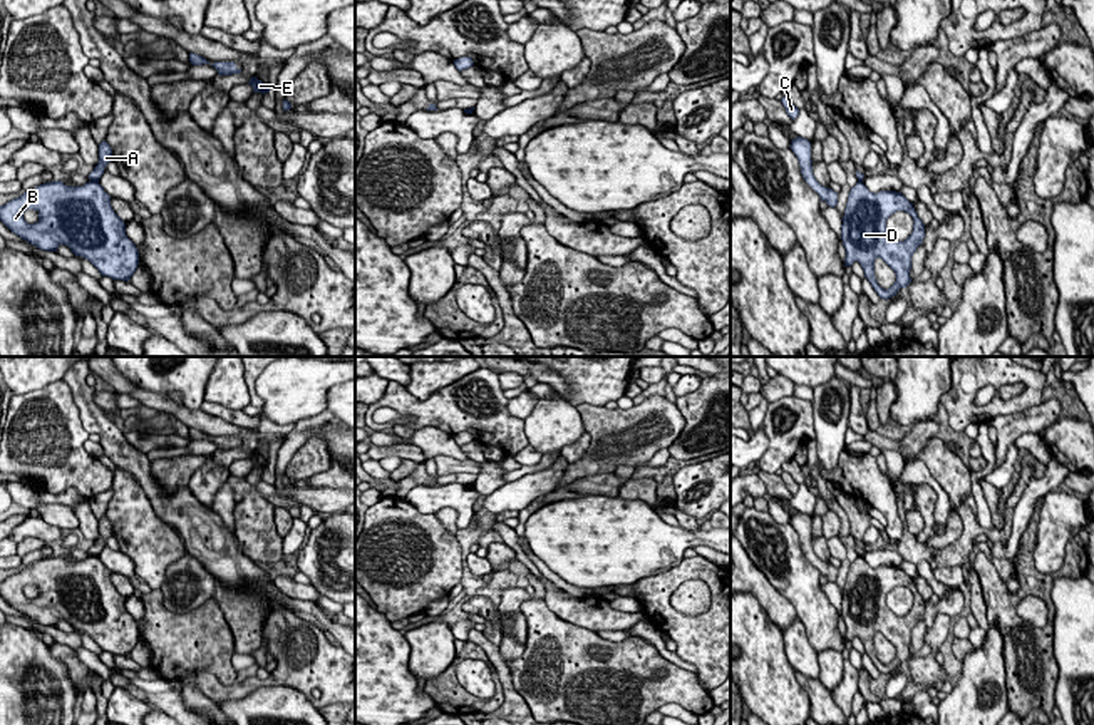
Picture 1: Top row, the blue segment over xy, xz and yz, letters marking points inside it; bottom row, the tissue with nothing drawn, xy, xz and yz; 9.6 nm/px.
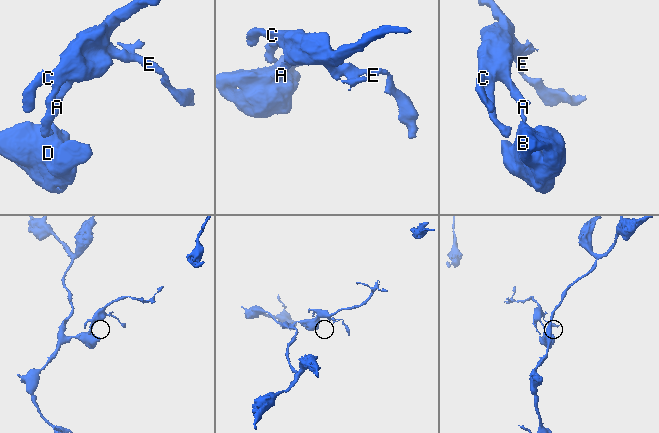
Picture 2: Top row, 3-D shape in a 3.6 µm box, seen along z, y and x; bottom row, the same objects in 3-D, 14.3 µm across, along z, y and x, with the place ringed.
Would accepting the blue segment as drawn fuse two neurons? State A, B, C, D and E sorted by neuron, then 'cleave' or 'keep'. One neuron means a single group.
A C E / B D; cleave

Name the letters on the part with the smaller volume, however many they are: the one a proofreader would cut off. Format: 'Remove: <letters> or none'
Remove: A, C, E

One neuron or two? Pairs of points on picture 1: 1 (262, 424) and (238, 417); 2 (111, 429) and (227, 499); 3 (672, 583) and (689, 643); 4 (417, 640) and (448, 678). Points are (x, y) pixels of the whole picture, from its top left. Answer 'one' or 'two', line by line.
1: one
2: two
3: one
4: two

